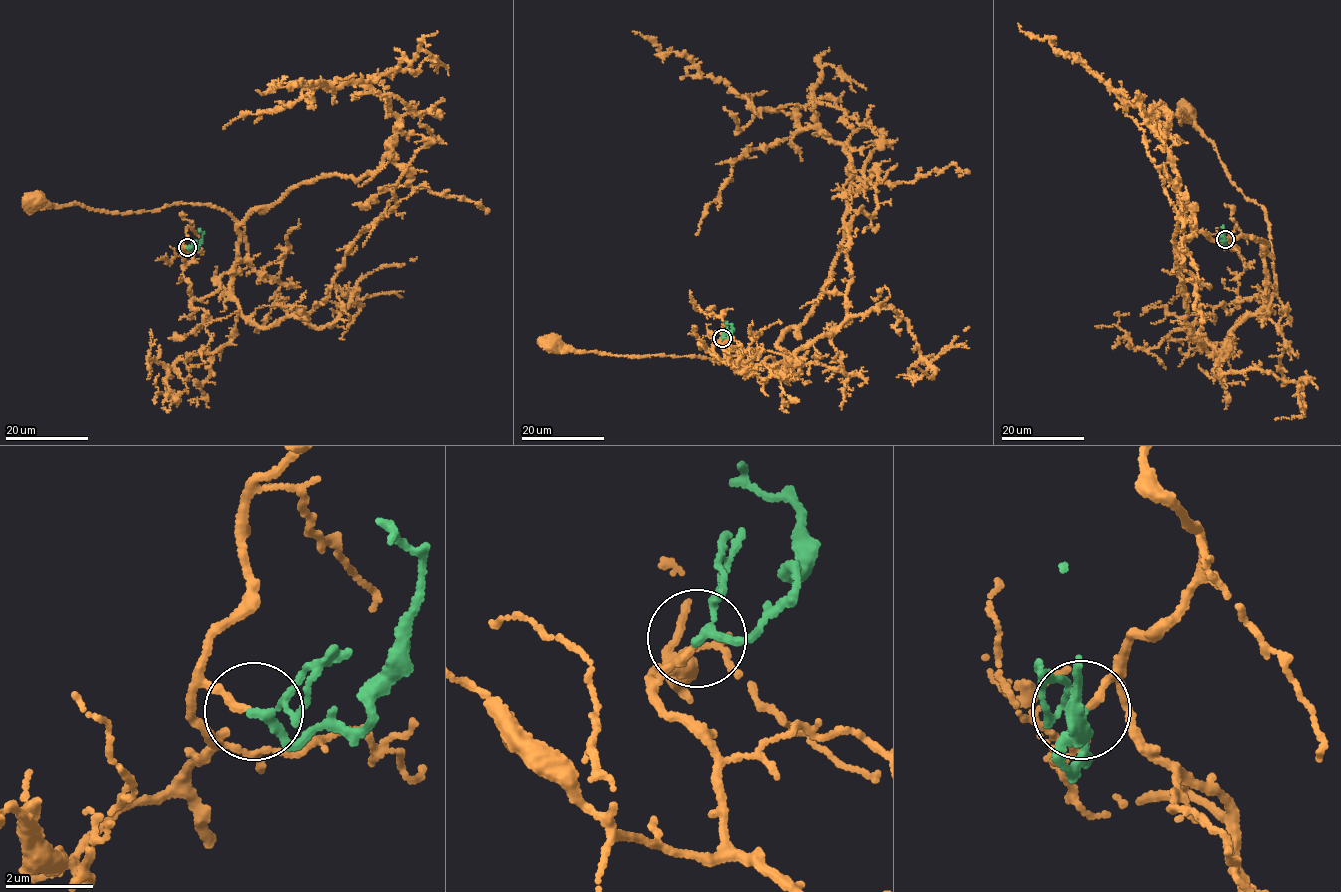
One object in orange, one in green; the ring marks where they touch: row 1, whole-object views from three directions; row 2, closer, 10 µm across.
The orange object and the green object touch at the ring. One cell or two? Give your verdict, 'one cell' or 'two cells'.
one cell

